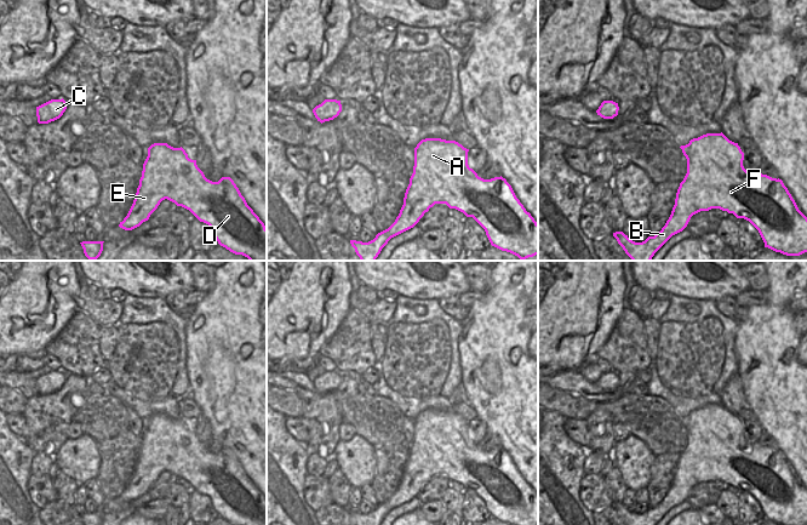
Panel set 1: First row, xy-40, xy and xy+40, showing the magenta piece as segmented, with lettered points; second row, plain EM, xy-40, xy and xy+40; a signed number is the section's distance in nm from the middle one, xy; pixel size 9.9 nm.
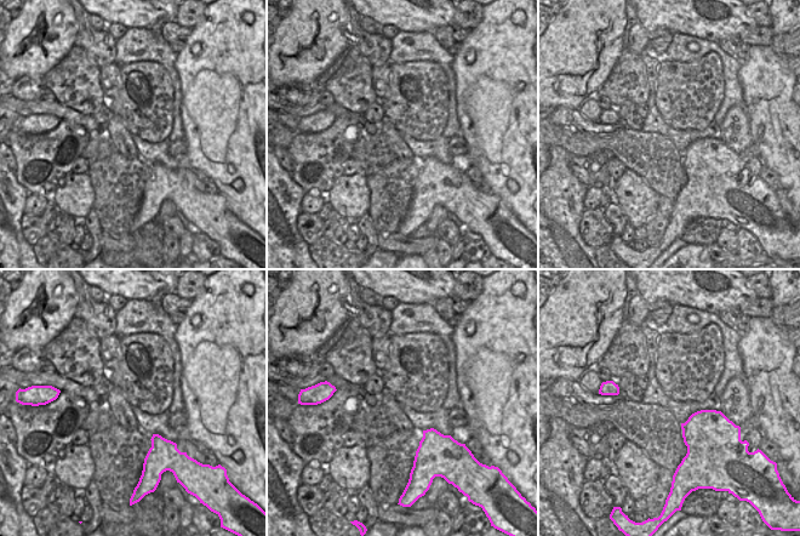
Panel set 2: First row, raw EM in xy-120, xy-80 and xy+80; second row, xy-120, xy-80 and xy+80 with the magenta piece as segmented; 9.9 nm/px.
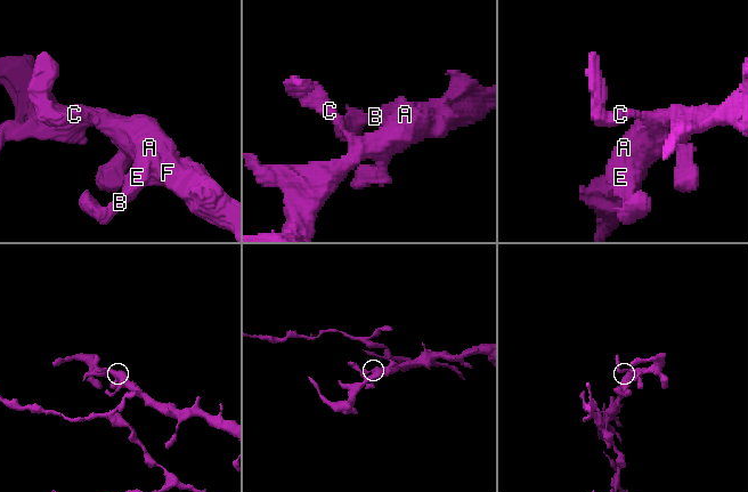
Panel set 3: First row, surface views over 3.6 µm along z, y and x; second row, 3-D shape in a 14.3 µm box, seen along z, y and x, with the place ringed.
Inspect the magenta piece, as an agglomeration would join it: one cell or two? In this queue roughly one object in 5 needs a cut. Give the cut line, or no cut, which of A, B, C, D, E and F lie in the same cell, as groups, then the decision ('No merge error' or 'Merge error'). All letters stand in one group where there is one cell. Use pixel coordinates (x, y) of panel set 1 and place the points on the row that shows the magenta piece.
No split. Groups: A B C D E F. No merge error

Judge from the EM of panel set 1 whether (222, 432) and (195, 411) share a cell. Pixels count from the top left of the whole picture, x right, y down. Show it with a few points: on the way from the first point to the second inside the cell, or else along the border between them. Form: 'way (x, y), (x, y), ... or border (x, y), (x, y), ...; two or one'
border (190, 398), (200, 409), (201, 415); two

